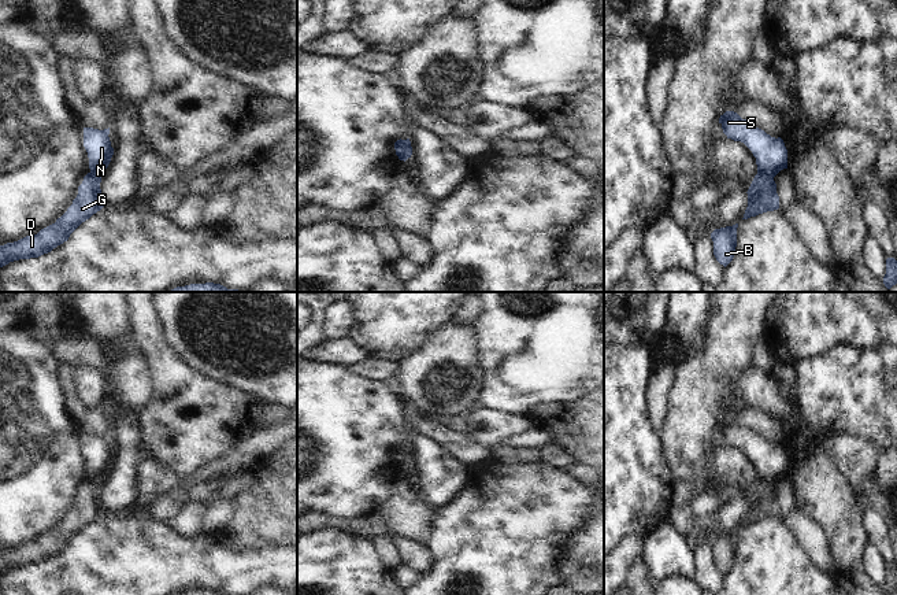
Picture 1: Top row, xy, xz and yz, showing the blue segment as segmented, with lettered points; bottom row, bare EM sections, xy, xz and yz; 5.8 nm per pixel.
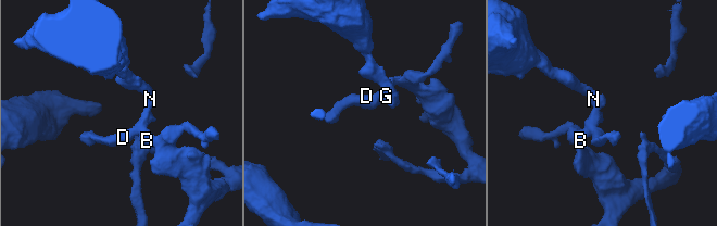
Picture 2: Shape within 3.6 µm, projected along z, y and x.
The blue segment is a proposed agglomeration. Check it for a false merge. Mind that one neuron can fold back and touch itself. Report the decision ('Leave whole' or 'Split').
Split

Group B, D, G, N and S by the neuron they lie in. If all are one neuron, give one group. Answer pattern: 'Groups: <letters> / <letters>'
Groups: B D G / N S

